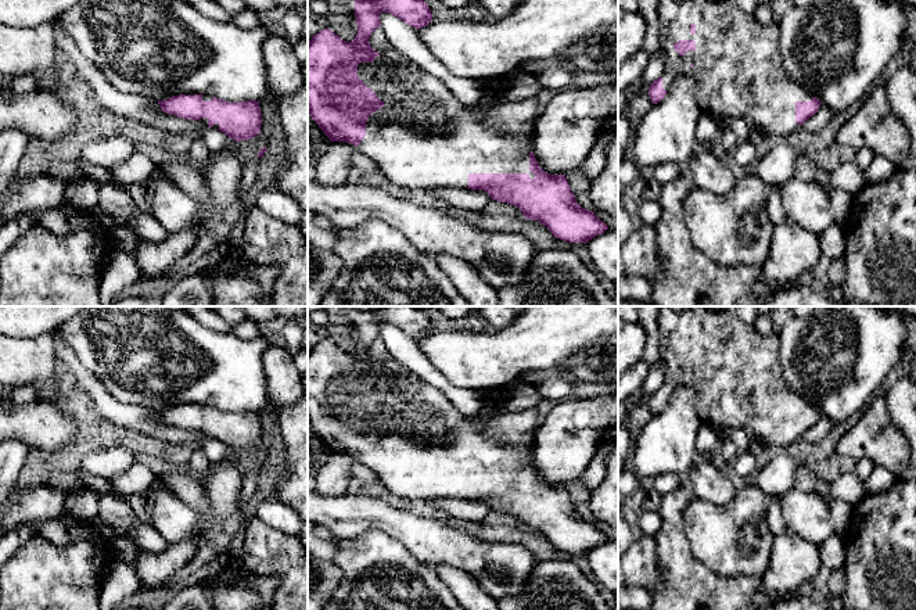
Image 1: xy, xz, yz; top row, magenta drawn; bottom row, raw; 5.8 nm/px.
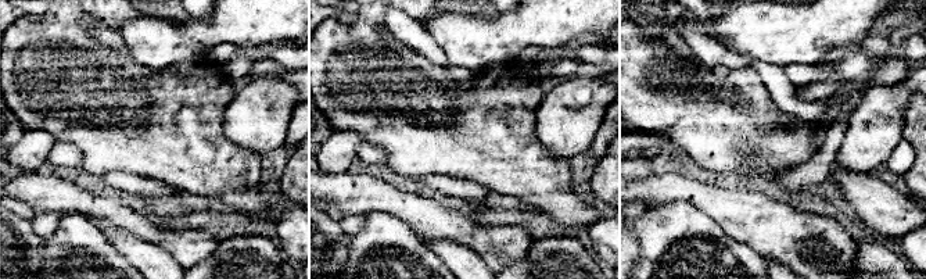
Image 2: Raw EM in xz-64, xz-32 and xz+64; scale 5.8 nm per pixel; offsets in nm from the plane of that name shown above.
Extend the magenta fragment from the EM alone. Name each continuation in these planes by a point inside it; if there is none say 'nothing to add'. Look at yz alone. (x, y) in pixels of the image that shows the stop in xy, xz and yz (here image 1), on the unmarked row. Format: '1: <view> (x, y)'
1: yz (737, 383)

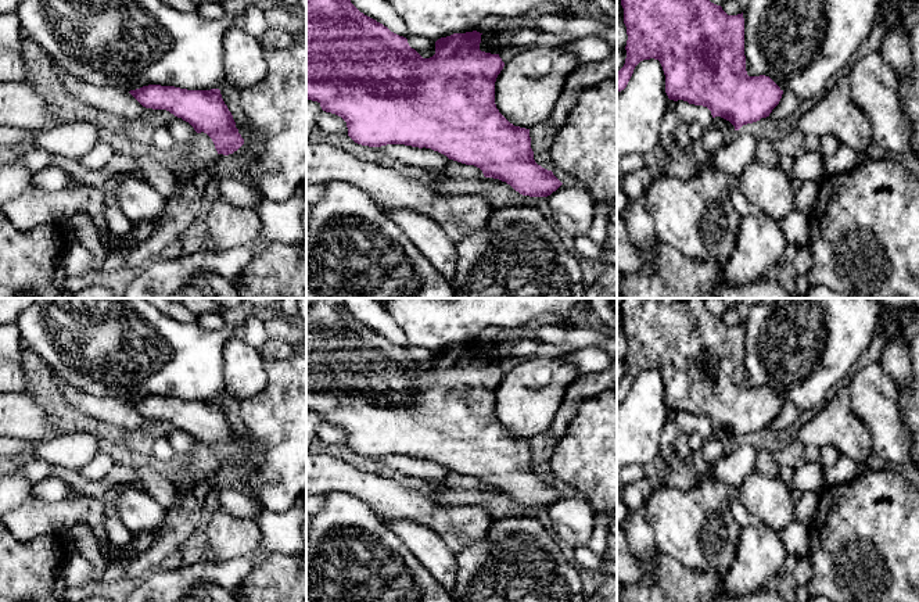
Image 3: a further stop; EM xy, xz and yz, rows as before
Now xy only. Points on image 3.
nothing to add

